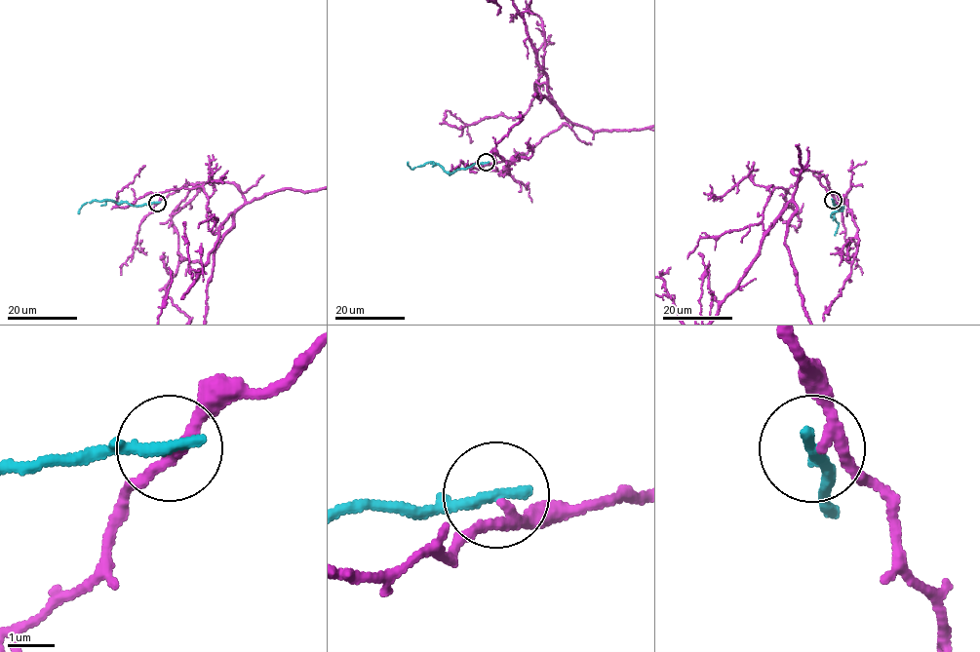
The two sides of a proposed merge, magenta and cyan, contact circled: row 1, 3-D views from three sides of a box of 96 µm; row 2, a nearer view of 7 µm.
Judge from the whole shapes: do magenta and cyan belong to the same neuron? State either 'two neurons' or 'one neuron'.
two neurons

